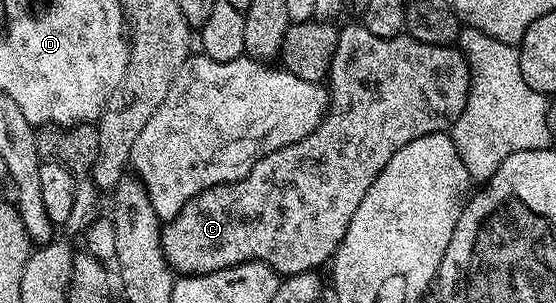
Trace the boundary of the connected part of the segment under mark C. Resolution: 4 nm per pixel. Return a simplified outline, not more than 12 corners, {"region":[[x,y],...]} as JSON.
{"region":[[338,31],[328,110],[163,225],[173,273],[335,256],[374,178],[447,133],[459,47]]}

